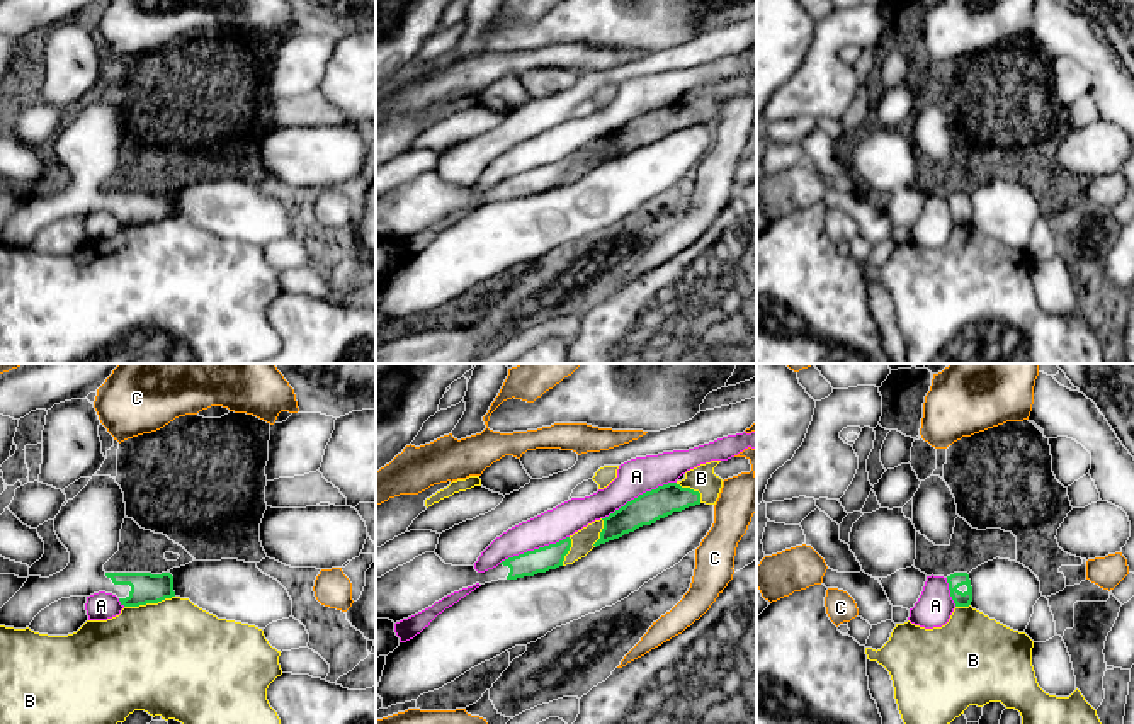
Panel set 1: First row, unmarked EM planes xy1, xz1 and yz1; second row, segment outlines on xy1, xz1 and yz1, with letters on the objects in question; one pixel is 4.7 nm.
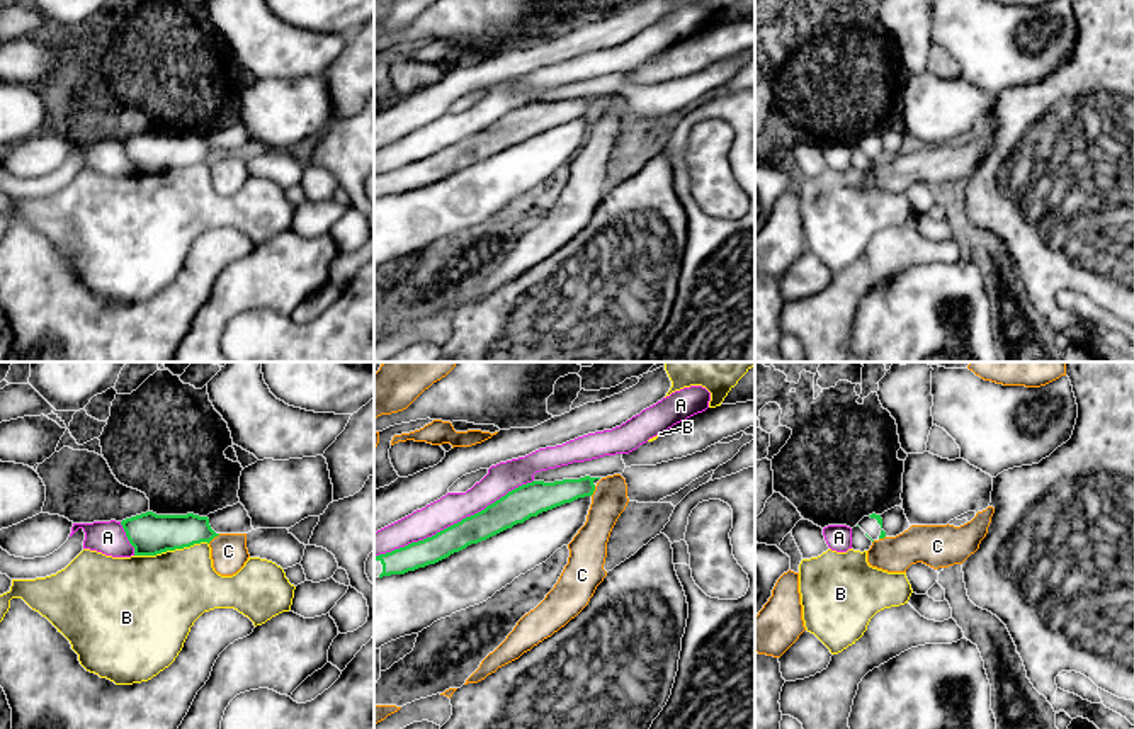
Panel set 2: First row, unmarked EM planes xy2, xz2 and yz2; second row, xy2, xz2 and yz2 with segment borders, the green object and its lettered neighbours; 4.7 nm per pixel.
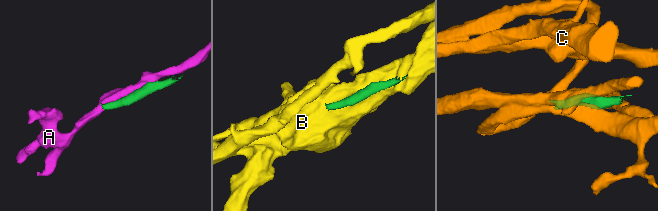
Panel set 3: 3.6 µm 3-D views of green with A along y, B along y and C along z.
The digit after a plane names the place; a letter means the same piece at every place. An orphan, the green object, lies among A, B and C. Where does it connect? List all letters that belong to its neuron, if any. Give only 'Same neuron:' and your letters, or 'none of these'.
Same neuron: none of these

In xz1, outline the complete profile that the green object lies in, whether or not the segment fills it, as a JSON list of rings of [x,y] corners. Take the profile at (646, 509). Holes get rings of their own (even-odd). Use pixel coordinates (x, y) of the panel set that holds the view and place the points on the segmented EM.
[[[677,483],[658,486],[656,489],[639,495],[609,517],[602,518],[604,529],[600,532],[600,539],[593,546],[597,547],[619,539],[643,525],[651,525],[673,512],[682,512],[695,505],[700,505],[699,491],[682,488]]]

